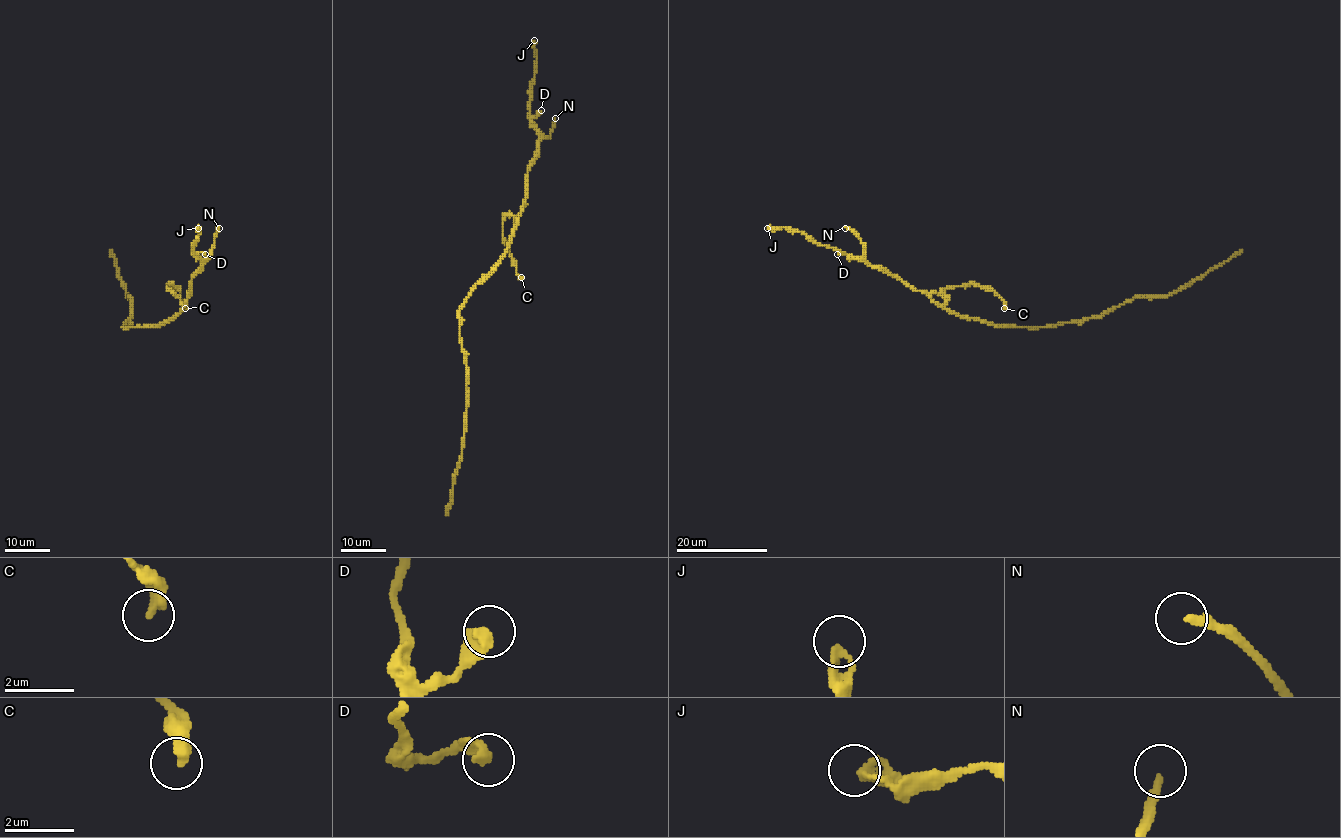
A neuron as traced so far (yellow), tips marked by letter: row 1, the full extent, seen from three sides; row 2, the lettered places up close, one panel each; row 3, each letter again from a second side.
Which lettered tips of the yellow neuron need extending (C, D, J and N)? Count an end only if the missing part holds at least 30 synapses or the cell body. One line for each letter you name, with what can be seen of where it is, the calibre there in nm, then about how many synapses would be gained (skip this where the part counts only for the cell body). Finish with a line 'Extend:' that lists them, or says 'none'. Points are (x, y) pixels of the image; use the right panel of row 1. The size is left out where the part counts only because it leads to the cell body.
N: at (845, 228); 240 nm thick; about 45 synapses
Extend: N

